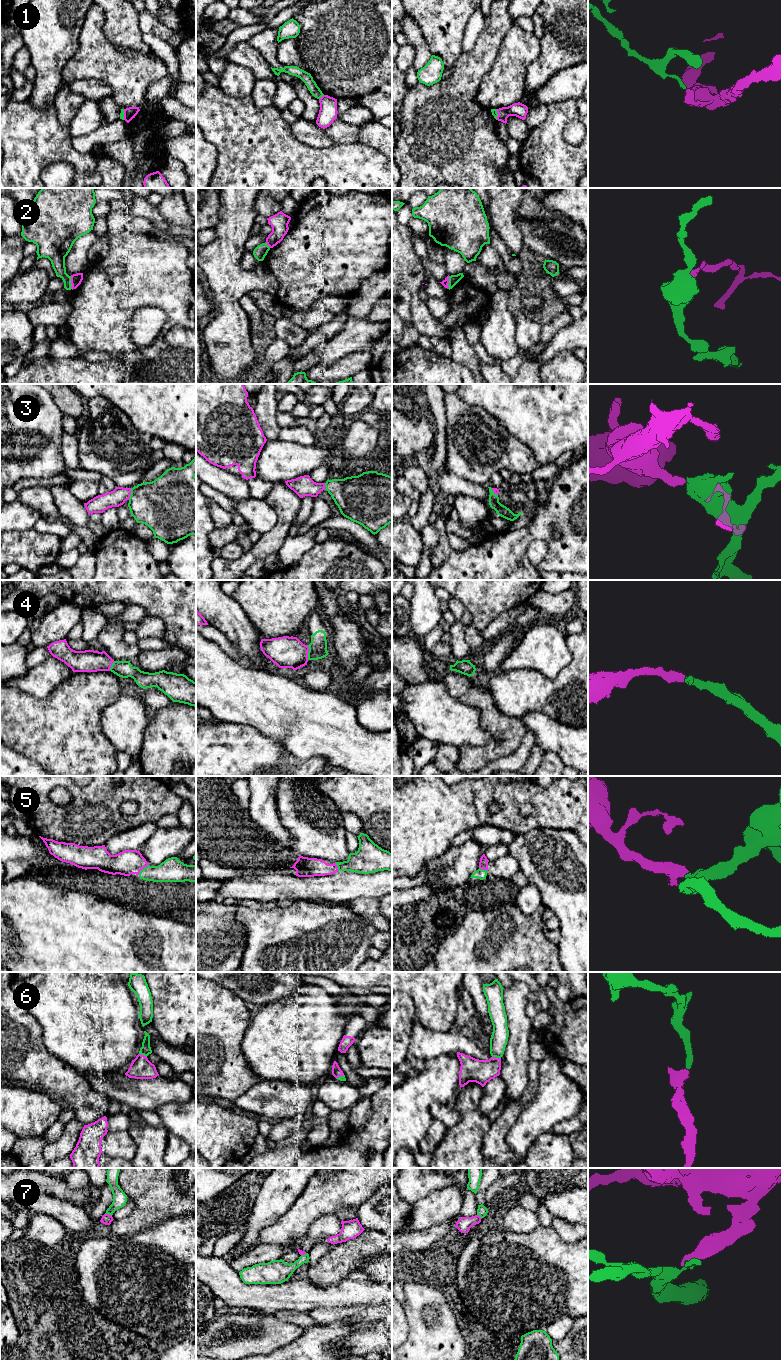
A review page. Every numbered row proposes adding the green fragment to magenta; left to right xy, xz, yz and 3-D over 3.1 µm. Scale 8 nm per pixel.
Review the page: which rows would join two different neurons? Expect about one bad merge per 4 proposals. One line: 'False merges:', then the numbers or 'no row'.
False merges: 1, 2, 7

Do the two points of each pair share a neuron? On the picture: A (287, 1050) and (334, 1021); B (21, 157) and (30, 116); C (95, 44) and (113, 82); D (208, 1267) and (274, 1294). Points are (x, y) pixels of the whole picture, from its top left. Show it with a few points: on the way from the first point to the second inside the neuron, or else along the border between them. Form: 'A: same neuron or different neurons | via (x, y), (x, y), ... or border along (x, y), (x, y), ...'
A: same neuron | via (299, 1038), (310, 1027), (322, 1027)
B: same neuron | via (29, 147), (30, 126)
C: same neuron | via (95, 53), (110, 73)
D: same neuron | via (224, 1282), (236, 1294), (258, 1294)

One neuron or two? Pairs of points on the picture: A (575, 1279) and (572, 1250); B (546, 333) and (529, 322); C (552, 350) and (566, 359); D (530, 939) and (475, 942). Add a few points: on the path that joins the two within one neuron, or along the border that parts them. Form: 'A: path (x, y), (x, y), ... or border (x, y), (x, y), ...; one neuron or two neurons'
A: path (572, 1272), (572, 1257); one neuron
B: border (542, 325), (539, 341); two neurons
C: border (572, 350), (561, 350), (543, 364); two neurons
D: path (516, 942), (489, 942); one neuron

